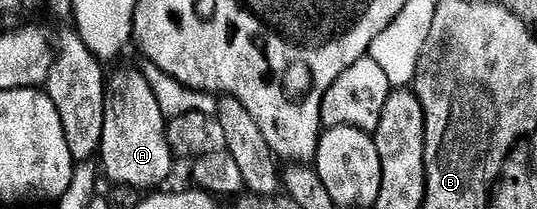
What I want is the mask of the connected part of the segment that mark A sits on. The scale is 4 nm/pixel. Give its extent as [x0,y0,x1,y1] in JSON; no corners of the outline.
[99,71,175,187]

